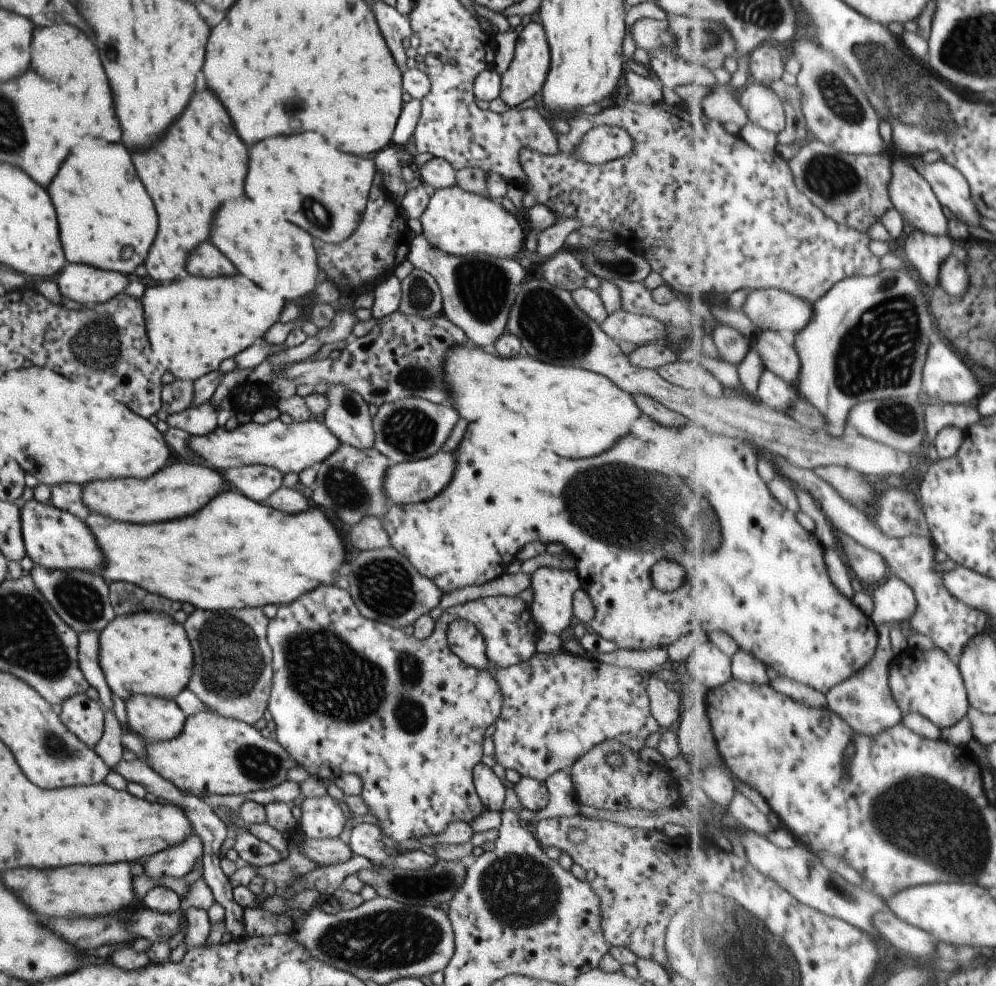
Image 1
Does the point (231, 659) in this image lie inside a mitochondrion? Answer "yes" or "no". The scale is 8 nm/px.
yes

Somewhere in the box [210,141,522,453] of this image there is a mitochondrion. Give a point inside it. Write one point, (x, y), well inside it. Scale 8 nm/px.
(481, 285)

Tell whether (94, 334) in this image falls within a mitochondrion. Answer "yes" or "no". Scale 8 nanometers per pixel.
yes

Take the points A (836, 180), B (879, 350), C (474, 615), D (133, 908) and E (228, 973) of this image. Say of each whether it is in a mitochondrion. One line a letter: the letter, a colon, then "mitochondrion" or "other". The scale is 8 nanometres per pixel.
A: mitochondrion
B: mitochondrion
C: other
D: other
E: other

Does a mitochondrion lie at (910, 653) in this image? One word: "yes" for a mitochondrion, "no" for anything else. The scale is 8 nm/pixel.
no

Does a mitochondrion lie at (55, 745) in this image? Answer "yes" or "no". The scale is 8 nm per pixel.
yes

